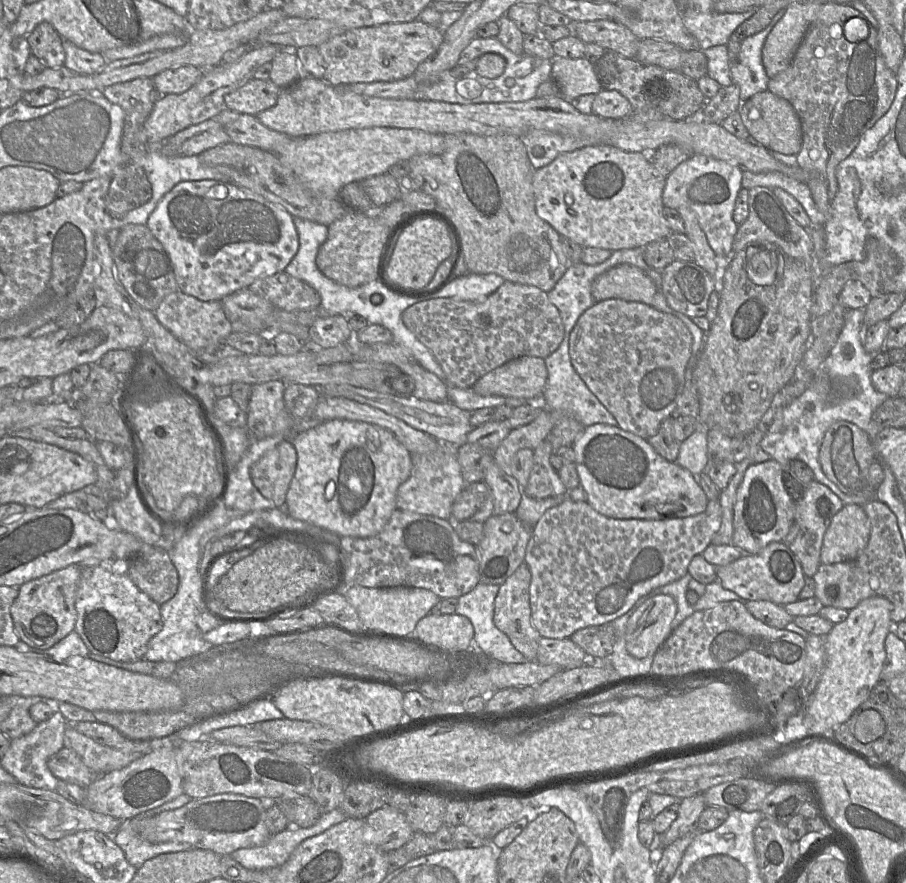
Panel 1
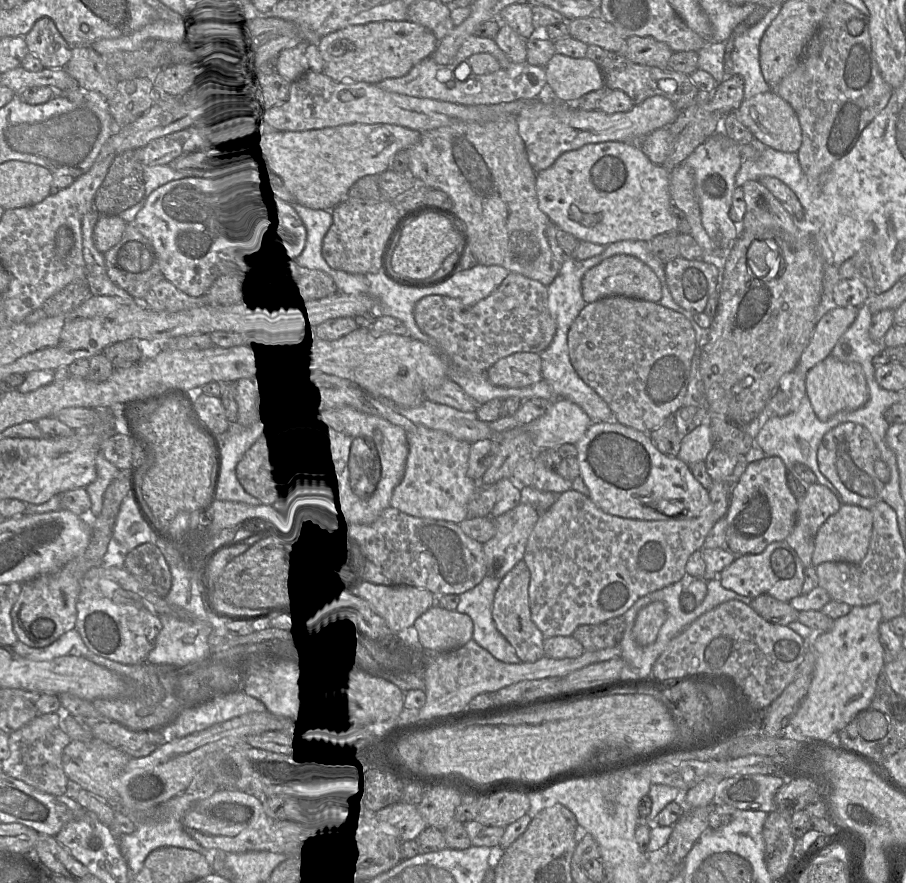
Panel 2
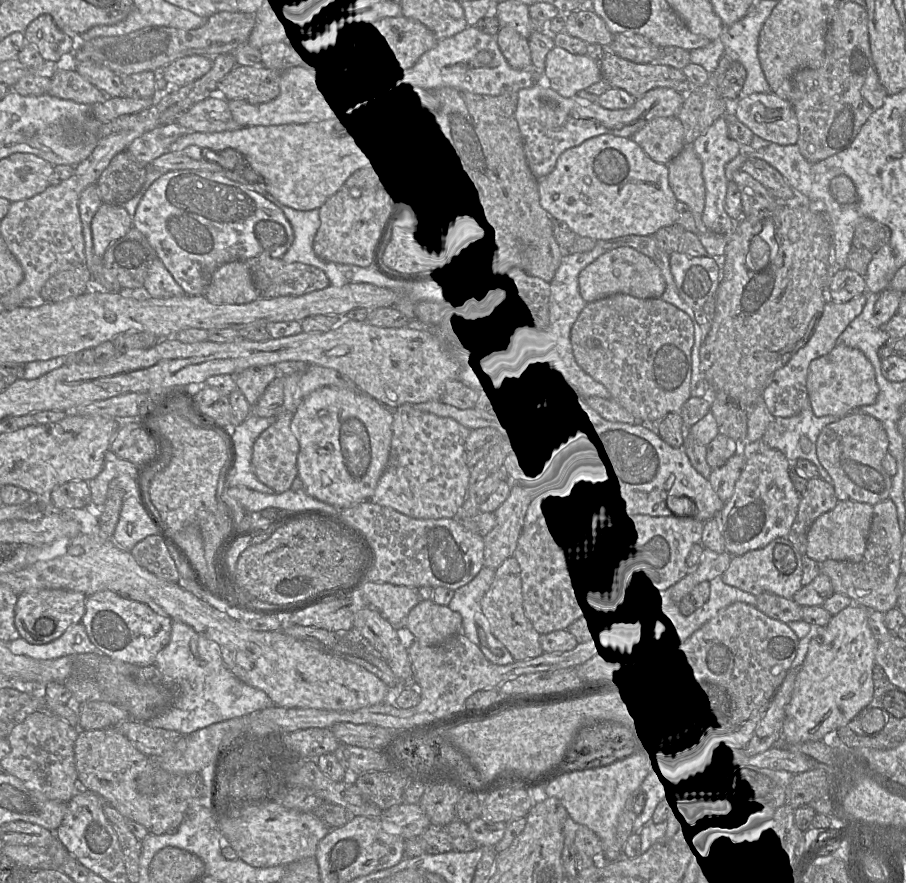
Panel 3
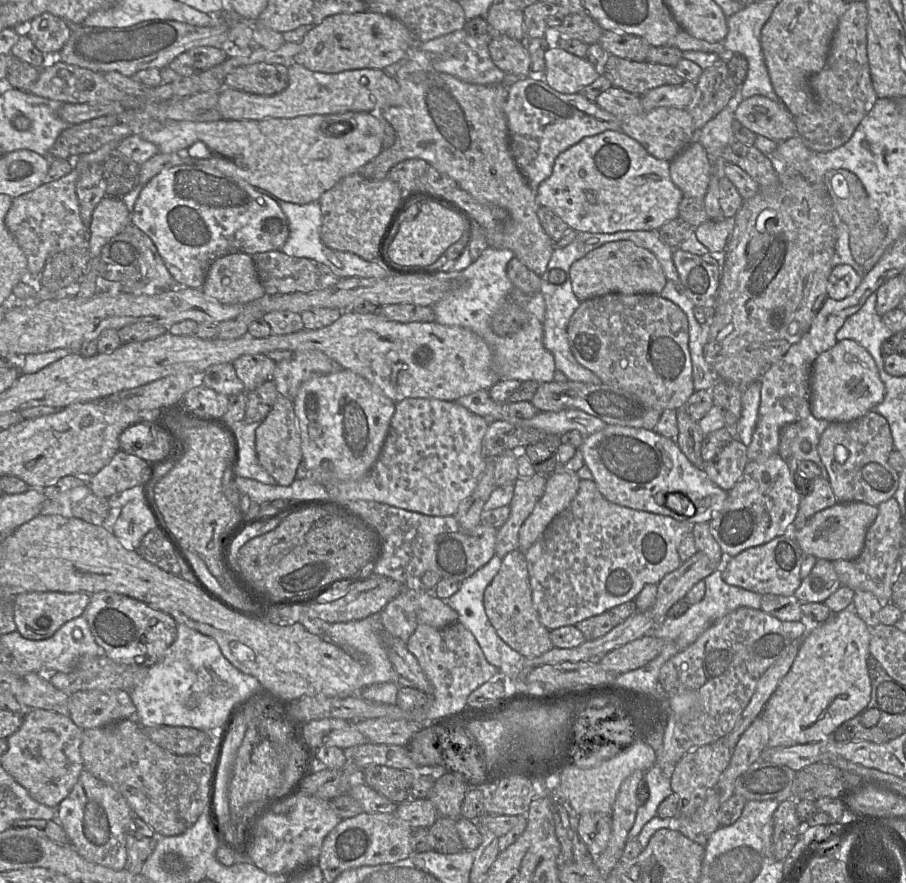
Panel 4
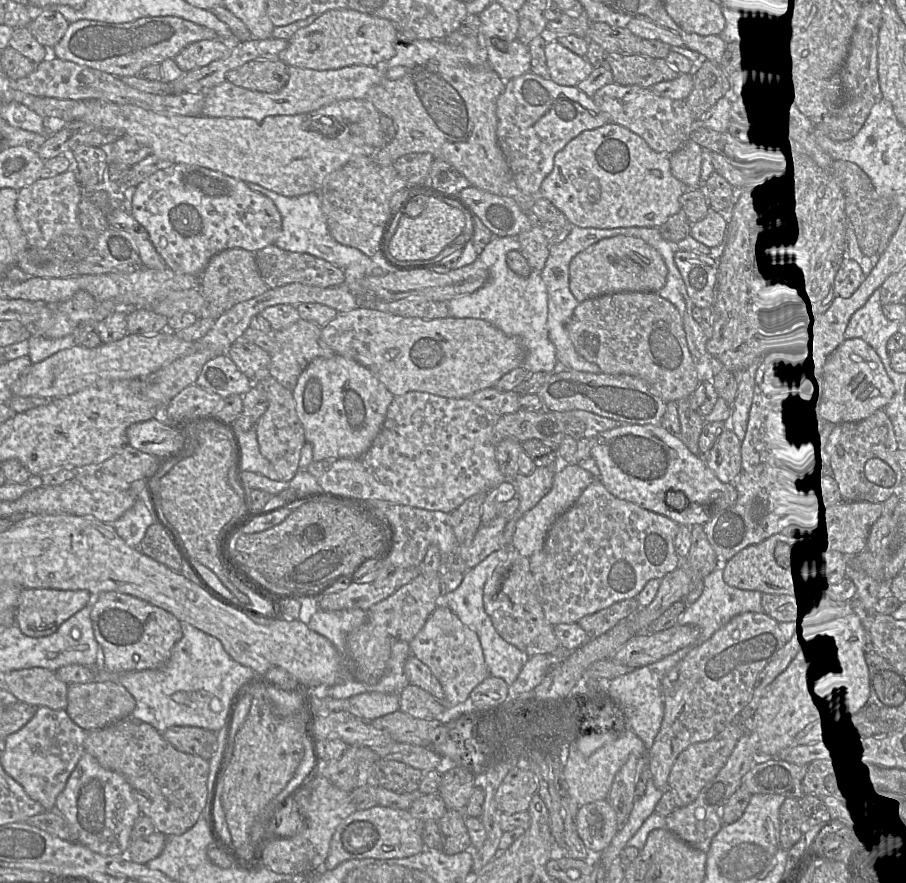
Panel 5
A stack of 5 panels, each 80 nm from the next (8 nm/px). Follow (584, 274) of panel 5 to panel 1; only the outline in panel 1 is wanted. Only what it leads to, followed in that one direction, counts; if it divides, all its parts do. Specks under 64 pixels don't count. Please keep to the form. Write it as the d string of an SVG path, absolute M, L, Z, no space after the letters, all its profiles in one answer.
M620 264L599 275L592 284L591 293L595 303L621 299L652 305L656 287L638 267Z

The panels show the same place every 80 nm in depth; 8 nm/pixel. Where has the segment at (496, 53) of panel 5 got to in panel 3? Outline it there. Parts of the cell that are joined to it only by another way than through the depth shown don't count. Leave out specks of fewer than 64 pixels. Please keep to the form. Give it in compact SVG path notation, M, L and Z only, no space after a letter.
M501 26L496 41L502 55L513 69L522 70L532 65L528 40L513 28Z

